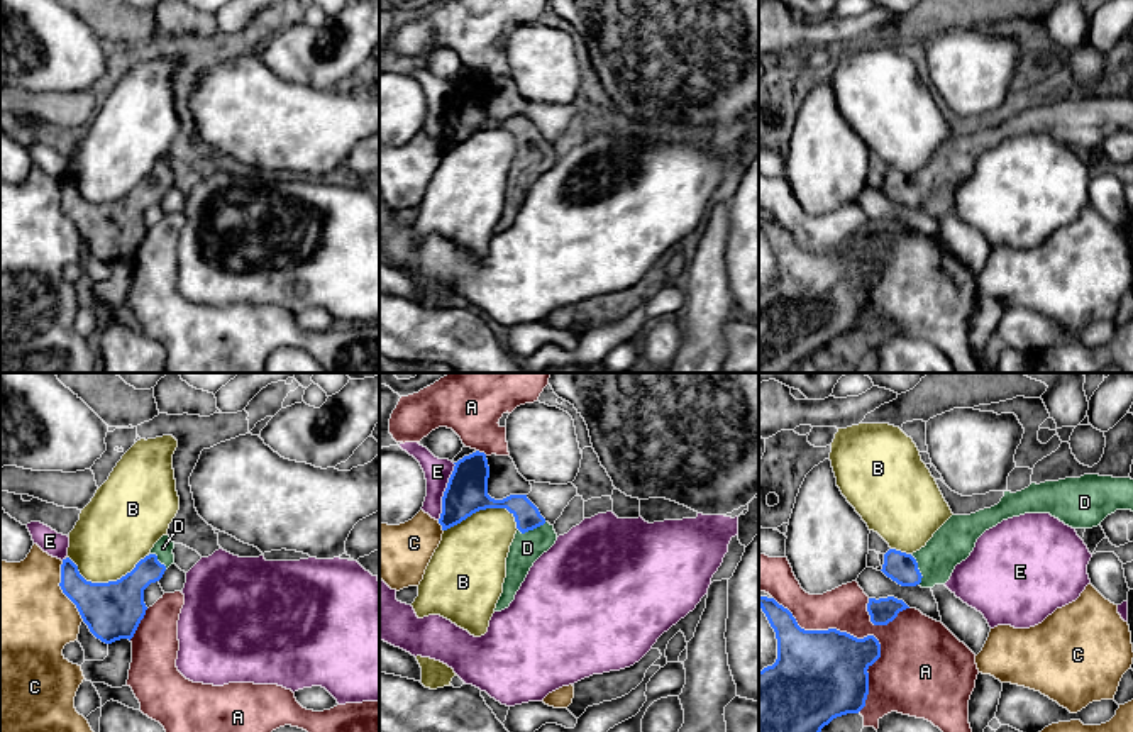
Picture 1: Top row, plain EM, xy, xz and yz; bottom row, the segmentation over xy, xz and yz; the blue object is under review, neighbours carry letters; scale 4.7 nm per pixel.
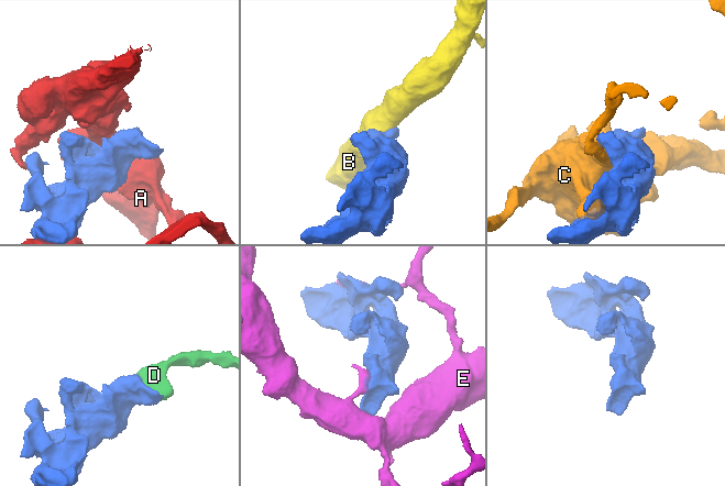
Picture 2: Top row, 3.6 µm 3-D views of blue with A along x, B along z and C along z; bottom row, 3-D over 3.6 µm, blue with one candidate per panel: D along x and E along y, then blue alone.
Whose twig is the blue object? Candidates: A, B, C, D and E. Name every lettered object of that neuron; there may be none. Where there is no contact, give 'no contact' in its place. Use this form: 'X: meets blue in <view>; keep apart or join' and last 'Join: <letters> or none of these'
A: meets blue in yz; keep apart
B: meets blue in xy; keep apart
C: meets blue in xy; keep apart
D: meets blue in yz; join
E: meets blue in xz; keep apart
Join: D

